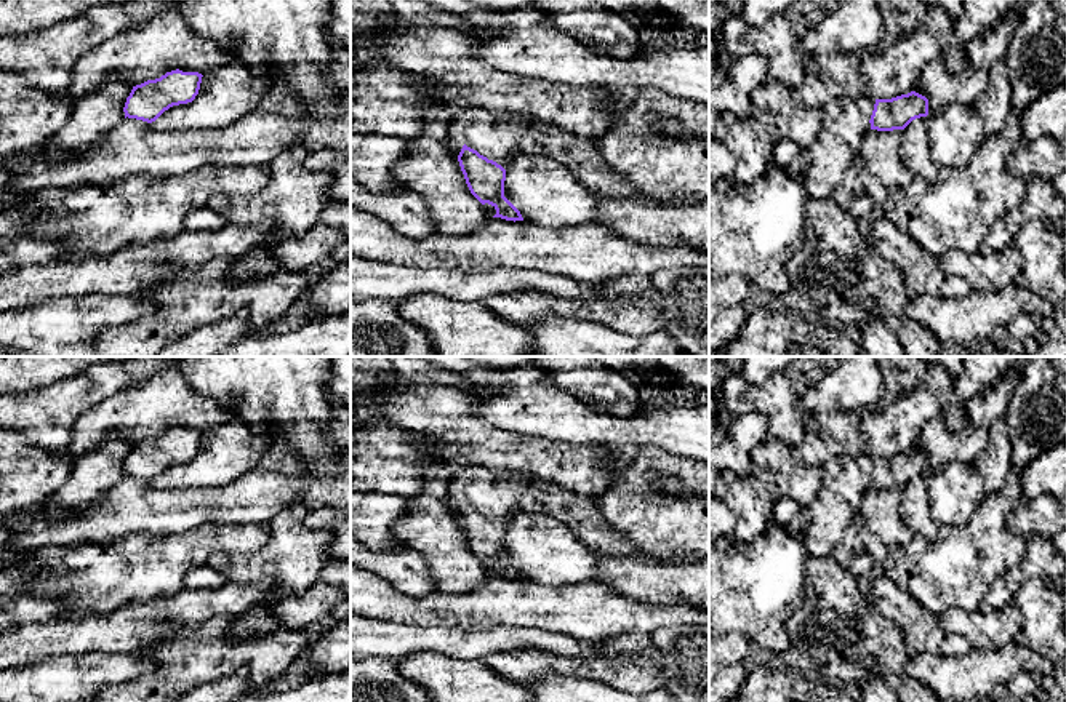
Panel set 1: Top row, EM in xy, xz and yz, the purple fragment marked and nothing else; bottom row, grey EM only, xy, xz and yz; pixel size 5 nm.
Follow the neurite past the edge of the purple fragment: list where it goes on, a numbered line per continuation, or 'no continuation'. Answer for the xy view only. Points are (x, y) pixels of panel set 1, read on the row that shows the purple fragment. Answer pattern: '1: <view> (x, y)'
no continuation

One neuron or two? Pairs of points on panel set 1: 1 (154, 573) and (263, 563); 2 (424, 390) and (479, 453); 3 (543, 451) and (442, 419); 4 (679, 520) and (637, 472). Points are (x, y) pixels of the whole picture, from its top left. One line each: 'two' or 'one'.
1: two
2: one
3: one
4: one

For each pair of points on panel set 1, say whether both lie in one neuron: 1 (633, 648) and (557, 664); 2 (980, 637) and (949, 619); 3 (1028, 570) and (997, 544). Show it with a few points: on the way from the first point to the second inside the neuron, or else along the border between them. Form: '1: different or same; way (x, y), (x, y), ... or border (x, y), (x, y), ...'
1: same; way (613, 662), (609, 667), (577, 667)
2: same; way (972, 629), (967, 624), (957, 622)
3: different; border (1026, 538), (1025, 557), (1013, 573)

